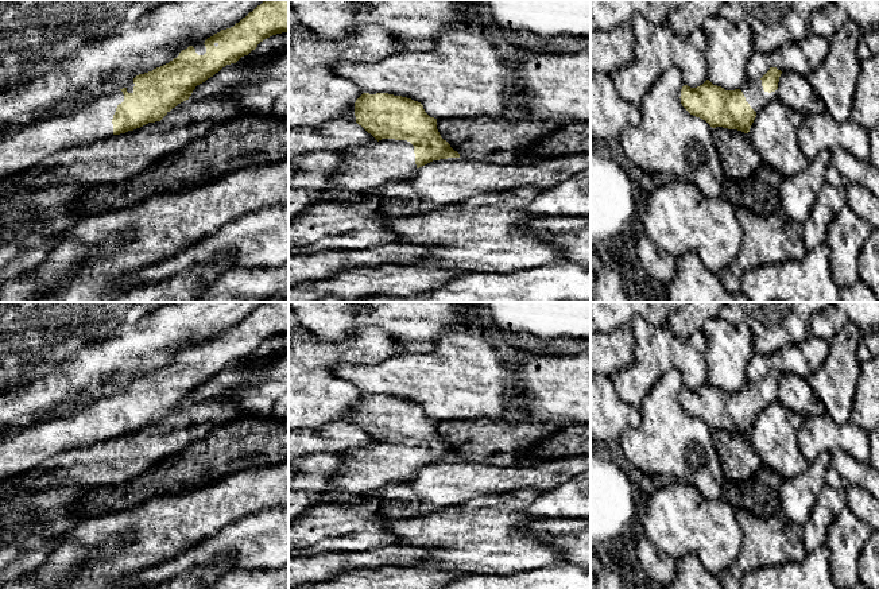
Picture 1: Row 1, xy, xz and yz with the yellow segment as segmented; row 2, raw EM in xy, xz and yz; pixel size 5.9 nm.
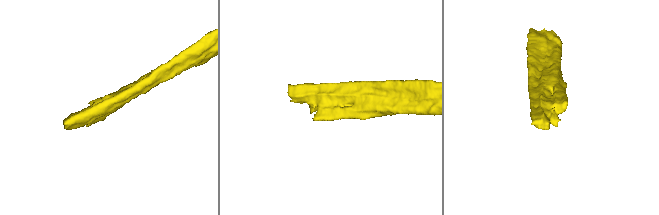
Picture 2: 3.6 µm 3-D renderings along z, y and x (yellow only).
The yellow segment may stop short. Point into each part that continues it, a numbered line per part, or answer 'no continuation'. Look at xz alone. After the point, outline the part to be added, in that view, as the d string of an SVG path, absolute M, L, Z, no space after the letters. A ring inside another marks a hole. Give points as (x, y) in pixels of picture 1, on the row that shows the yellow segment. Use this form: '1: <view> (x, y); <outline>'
1: xz (366, 167); M382 139L338 154L345 162L329 177L333 186L353 191L369 191L383 183L399 182L417 170L414 146L407 140Z

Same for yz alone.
1: yz (755, 96); M760 78L747 80L739 89L743 92L746 101L755 112L760 111L764 105L777 98L777 90L771 93L763 90Z

